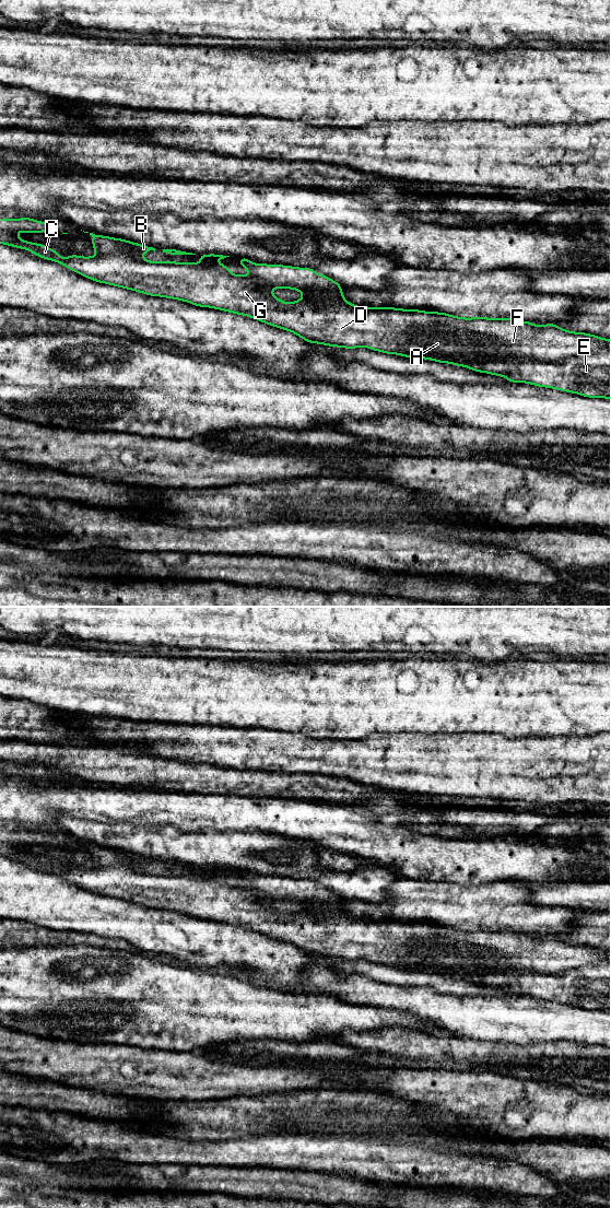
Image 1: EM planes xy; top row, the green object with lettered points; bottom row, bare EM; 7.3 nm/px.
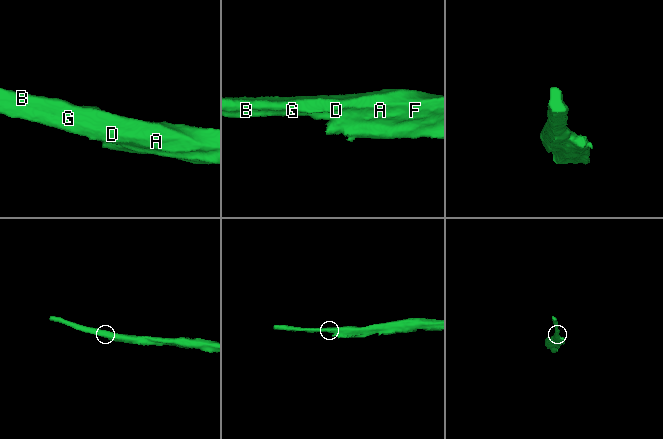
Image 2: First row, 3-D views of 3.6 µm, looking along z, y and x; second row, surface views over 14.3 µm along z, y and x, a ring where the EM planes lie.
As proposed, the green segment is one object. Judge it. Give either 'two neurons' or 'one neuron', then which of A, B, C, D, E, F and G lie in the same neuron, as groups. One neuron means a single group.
two neurons; groups A B C D F G / E

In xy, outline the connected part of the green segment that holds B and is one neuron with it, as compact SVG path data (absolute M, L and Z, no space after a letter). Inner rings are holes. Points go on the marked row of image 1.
M32 218L0 219L0 243L30 250L40 258L56 261L101 283L245 315L273 327L292 331L310 343L349 349L365 347L400 355L425 351L448 356L483 356L486 361L527 357L541 362L553 362L587 352L611 350L610 339L567 331L554 324L536 326L530 321L517 321L513 318L461 318L445 313L418 309L357 307L343 298L341 284L324 274L316 273L310 268L255 265L249 259L239 257L238 261L242 267L250 270L251 274L235 275L230 272L228 267L215 263L216 259L230 257L219 254L198 255L202 260L199 263L146 261L141 255L150 250L155 251L155 248L93 233L89 234L93 237L92 246L97 251L96 256L71 255L62 258L56 250L43 244L33 244L16 237L19 231L52 234L47 230L48 223L38 222ZM275 288L297 290L304 293L304 297L293 303L285 303L271 294L271 290Z

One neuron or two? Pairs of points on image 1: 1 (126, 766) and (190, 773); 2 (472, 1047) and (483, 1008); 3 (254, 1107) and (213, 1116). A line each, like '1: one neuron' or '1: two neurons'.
1: one neuron
2: two neurons
3: one neuron

